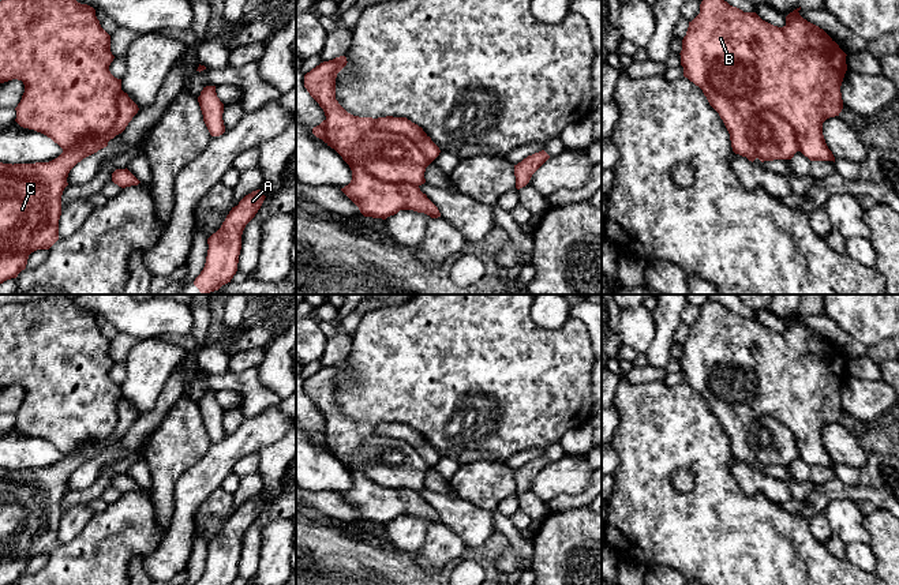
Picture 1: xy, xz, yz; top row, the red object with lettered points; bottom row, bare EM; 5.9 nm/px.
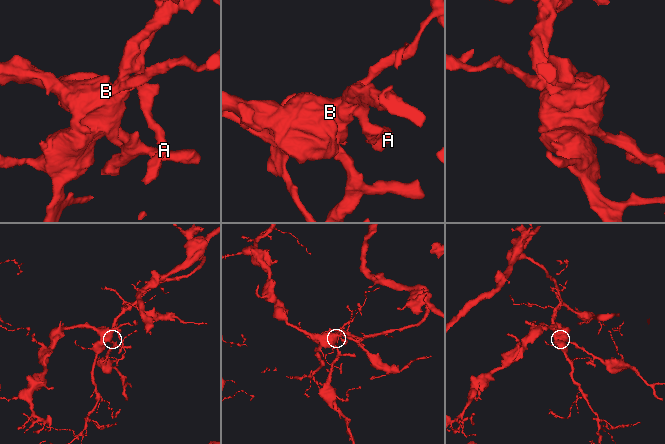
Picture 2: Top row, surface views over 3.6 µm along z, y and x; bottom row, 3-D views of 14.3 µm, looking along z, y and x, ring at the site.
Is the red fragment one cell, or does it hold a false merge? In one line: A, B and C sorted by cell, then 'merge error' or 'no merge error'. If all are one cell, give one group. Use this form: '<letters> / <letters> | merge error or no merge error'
A C / B | merge error

